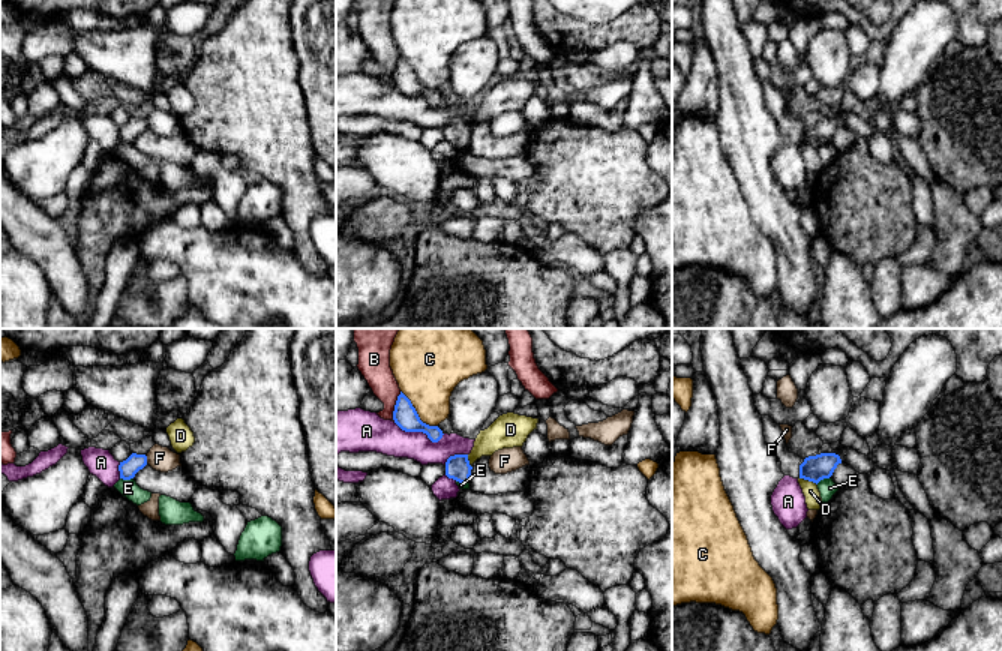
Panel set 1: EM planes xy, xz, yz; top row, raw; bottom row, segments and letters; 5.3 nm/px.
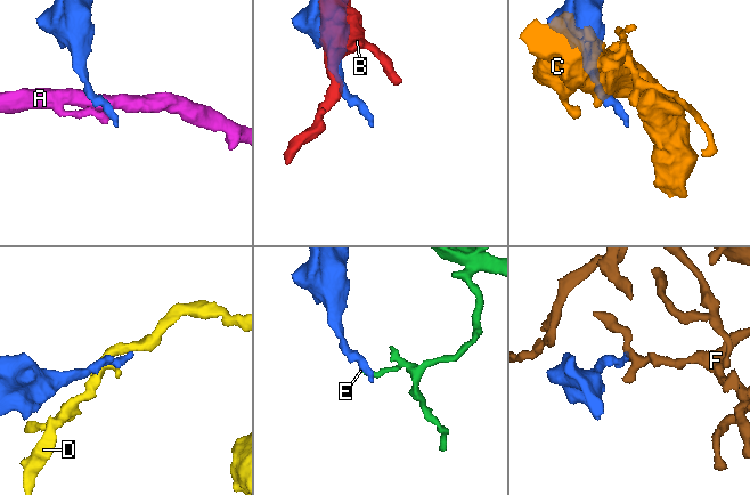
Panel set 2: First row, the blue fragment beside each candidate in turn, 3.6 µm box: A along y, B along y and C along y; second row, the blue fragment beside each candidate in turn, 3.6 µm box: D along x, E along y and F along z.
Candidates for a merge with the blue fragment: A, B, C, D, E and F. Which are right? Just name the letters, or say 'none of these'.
none of these

